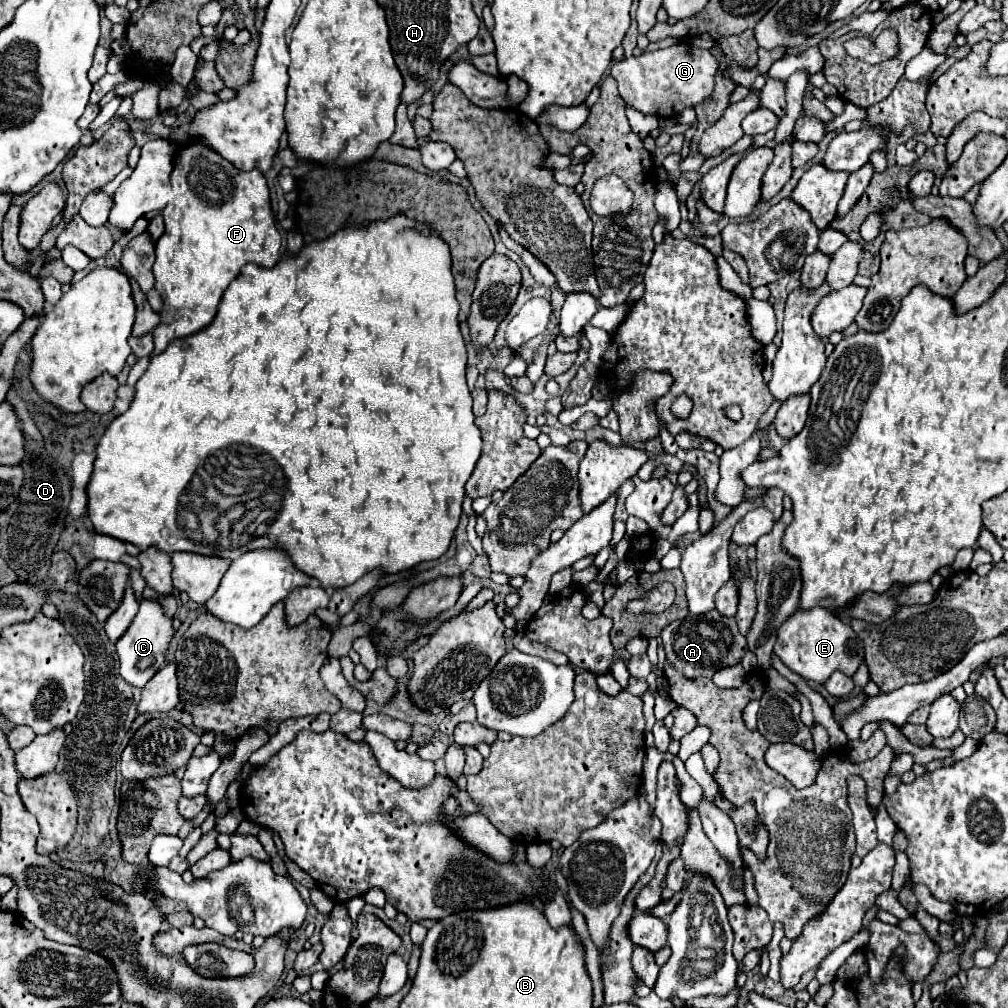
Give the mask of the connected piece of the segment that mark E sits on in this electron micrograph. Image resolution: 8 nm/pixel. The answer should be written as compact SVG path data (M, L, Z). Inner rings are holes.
M824 608L798 610L792 614L778 630L778 640L774 644L774 654L798 676L824 684L832 672L840 670L846 676L854 676L858 666L864 662L864 646L854 630L844 624L838 616Z

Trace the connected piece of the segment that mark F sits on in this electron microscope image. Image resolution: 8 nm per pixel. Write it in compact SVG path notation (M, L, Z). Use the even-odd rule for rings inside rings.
M192 144L192 146L186 146L182 150L178 150L176 154L176 162L174 162L174 172L172 172L172 202L166 204L166 208L162 210L162 216L164 216L164 222L166 222L166 232L158 238L156 242L156 262L154 262L154 278L156 278L156 290L160 292L162 296L162 310L158 312L160 314L160 324L158 328L154 328L154 354L160 354L162 350L166 350L166 346L176 340L176 338L184 338L184 336L192 336L196 332L200 332L202 328L206 328L214 316L216 316L216 310L218 310L218 304L222 300L222 294L224 290L230 286L230 282L240 274L242 266L246 264L258 264L258 266L264 266L264 268L272 268L278 264L280 260L280 232L276 230L276 224L274 224L274 214L272 214L272 208L270 208L270 192L268 192L268 186L266 186L266 178L262 176L262 172L258 170L250 170L250 172L242 172L238 168L234 168L228 160L222 160L214 150L206 148L204 144Z

